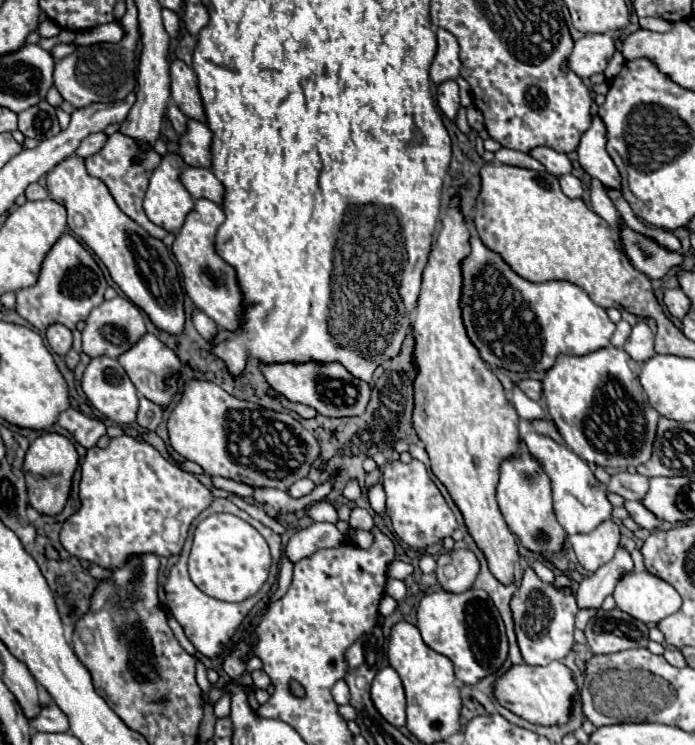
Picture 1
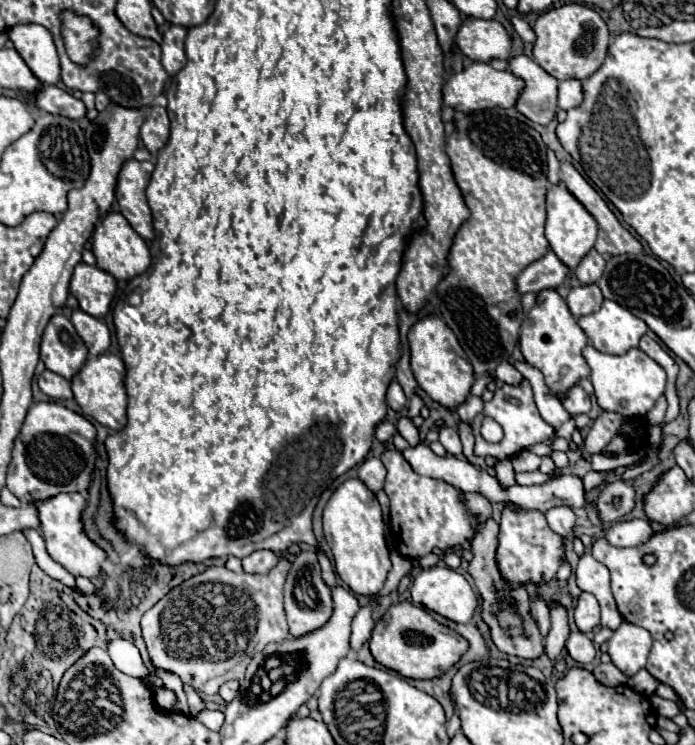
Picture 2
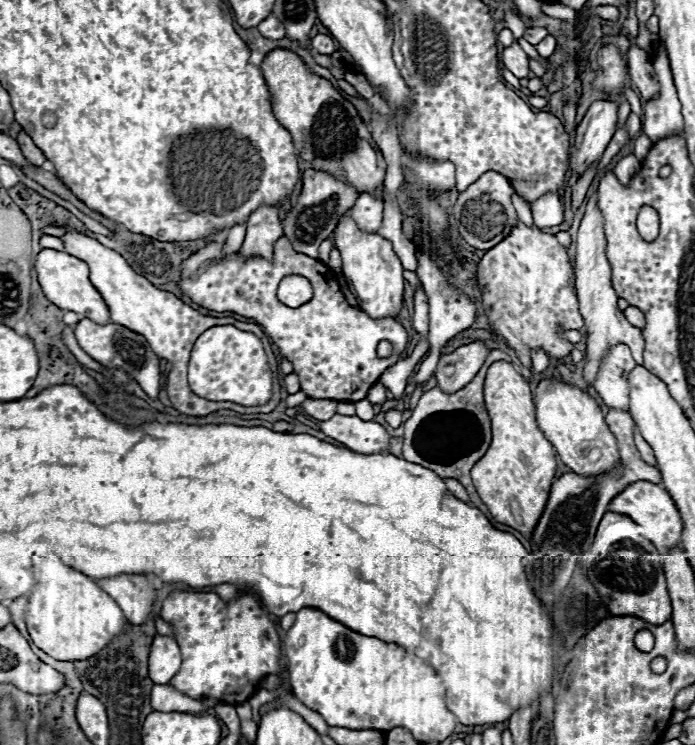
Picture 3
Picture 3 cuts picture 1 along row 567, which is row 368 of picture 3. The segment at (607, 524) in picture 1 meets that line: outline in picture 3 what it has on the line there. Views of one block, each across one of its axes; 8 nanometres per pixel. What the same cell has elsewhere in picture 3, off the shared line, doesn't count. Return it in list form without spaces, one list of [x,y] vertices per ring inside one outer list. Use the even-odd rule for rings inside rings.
[[[594,192],[588,198],[586,214],[584,214],[580,230],[578,230],[578,248],[576,248],[576,264],[574,264],[574,272],[576,272],[576,280],[578,280],[576,294],[580,300],[580,314],[584,318],[584,330],[586,330],[586,336],[584,336],[584,340],[586,340],[584,380],[588,382],[588,386],[594,384],[600,364],[602,364],[602,358],[608,354],[608,348],[612,348],[612,344],[618,344],[618,342],[628,344],[634,354],[634,360],[640,364],[642,364],[642,352],[644,352],[642,330],[632,326],[624,318],[622,310],[616,304],[618,296],[616,296],[612,282],[610,282],[612,270],[610,270],[608,258],[604,254],[604,248],[606,248],[606,238],[604,238],[604,230],[602,230],[602,214],[596,206],[596,192]]]

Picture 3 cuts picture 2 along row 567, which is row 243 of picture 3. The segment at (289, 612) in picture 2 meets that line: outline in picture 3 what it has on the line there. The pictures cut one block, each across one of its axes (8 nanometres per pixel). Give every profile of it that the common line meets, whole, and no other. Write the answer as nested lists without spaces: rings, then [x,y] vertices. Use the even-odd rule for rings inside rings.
[[[308,168],[302,174],[302,192],[298,196],[298,202],[290,210],[288,218],[284,220],[284,236],[292,242],[296,252],[318,258],[320,242],[334,232],[338,218],[348,208],[352,208],[352,204],[356,202],[358,196],[360,196],[360,192],[356,188],[352,188],[350,184],[344,184],[342,180],[336,180],[336,176],[332,176],[328,172],[320,172],[316,168]]]

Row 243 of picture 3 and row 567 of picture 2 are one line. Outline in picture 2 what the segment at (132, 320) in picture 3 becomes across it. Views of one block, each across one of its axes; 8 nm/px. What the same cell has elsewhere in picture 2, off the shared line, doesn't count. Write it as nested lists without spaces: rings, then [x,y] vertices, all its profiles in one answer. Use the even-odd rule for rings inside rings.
[[[80,492],[58,494],[48,500],[34,502],[34,508],[38,510],[38,520],[40,520],[40,534],[46,542],[46,550],[50,558],[62,564],[74,576],[94,578],[100,574],[100,564],[106,560],[106,554],[96,544],[92,544],[82,532],[80,512],[84,506],[86,506],[86,498]]]

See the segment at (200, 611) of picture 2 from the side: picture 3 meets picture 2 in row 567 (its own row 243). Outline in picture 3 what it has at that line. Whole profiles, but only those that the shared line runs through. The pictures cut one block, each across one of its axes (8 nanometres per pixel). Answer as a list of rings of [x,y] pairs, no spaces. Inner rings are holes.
[[[280,238],[274,246],[274,262],[264,258],[242,260],[240,254],[226,258],[222,264],[216,264],[224,242],[210,242],[206,248],[194,252],[182,264],[180,288],[190,296],[198,306],[216,310],[216,312],[234,312],[246,318],[252,318],[262,326],[266,336],[278,346],[280,354],[294,364],[294,372],[284,378],[286,390],[290,394],[306,392],[310,398],[330,398],[330,400],[362,400],[372,384],[376,384],[382,372],[394,366],[400,354],[406,348],[408,334],[394,318],[372,320],[364,310],[350,306],[340,292],[336,278],[330,268],[322,262],[304,256],[292,248],[288,238]],[[290,274],[300,274],[308,278],[314,288],[310,302],[300,308],[288,308],[276,298],[276,288],[282,278]],[[380,340],[392,342],[392,356],[378,358],[376,346]]]

